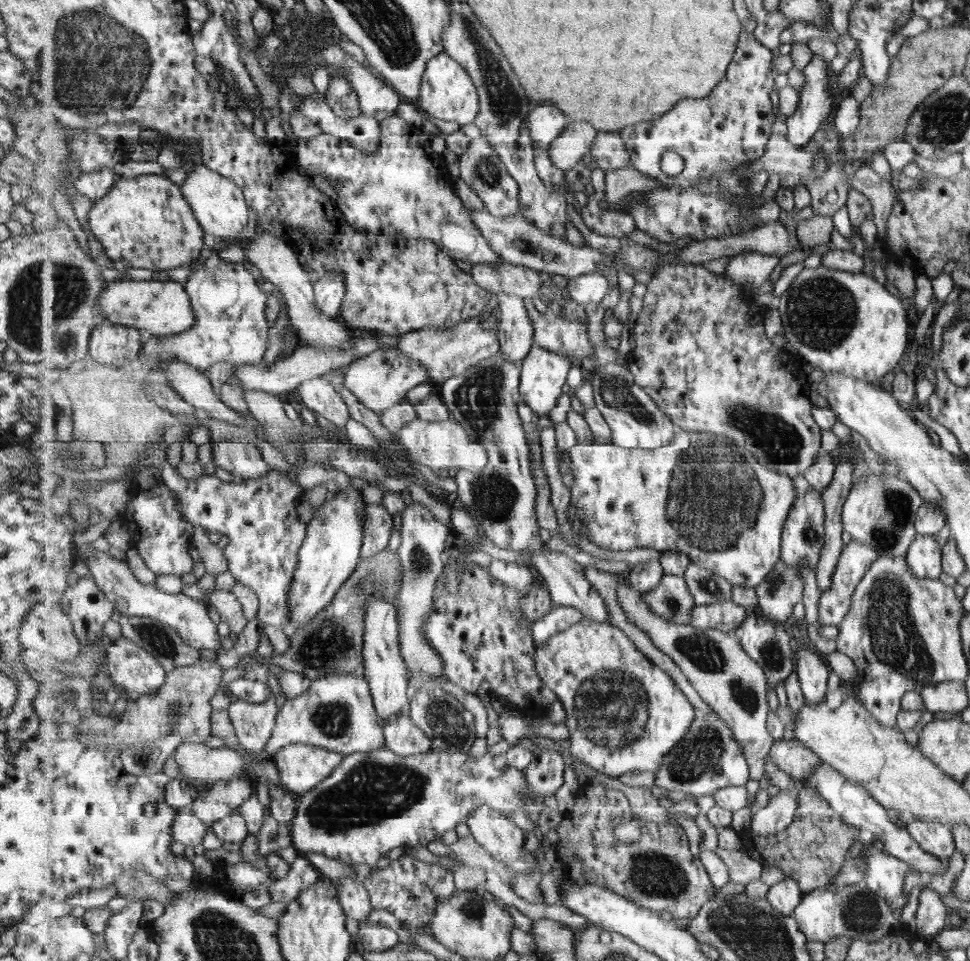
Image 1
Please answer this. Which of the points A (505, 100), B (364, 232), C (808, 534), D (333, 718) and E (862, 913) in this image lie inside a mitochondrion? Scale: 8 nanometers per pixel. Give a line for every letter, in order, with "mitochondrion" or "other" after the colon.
A: mitochondrion
B: other
C: mitochondrion
D: mitochondrion
E: mitochondrion

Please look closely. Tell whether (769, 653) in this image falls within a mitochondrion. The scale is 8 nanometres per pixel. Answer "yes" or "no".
yes

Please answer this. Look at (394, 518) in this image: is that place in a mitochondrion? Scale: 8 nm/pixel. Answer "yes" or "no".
no

